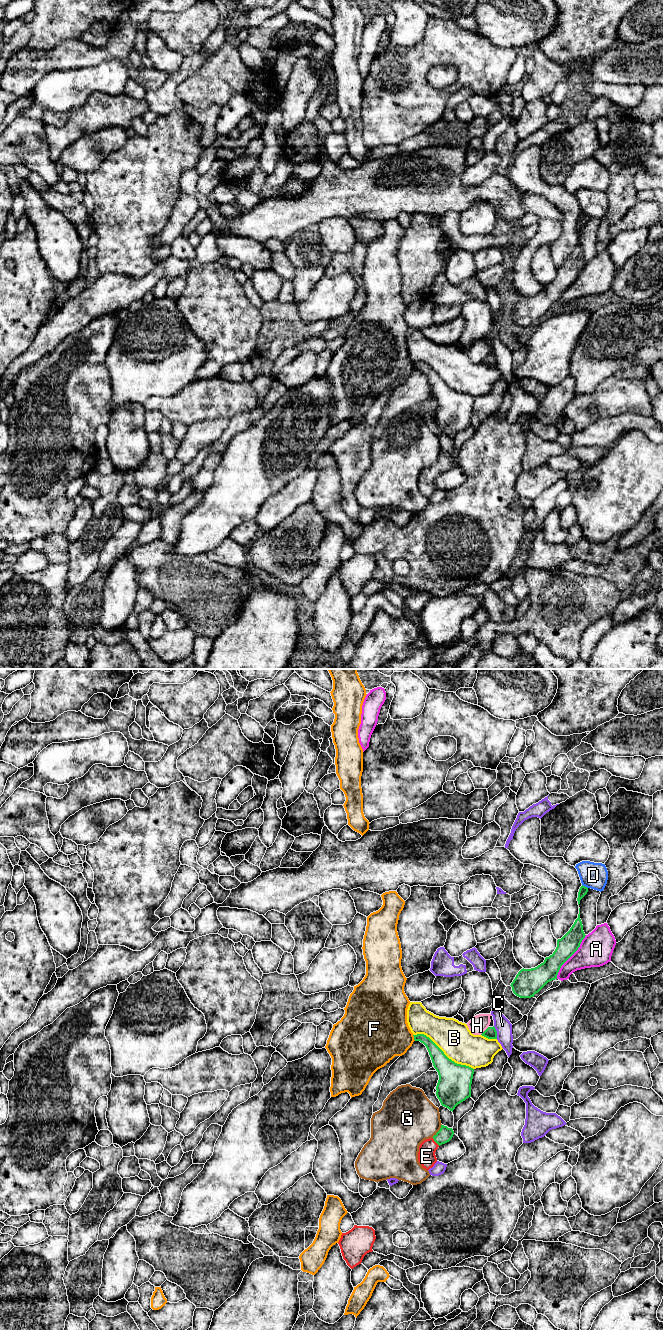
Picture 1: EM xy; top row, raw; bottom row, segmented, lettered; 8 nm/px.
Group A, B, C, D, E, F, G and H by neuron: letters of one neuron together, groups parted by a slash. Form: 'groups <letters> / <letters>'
groups A / B / C / D / E / F / G H

